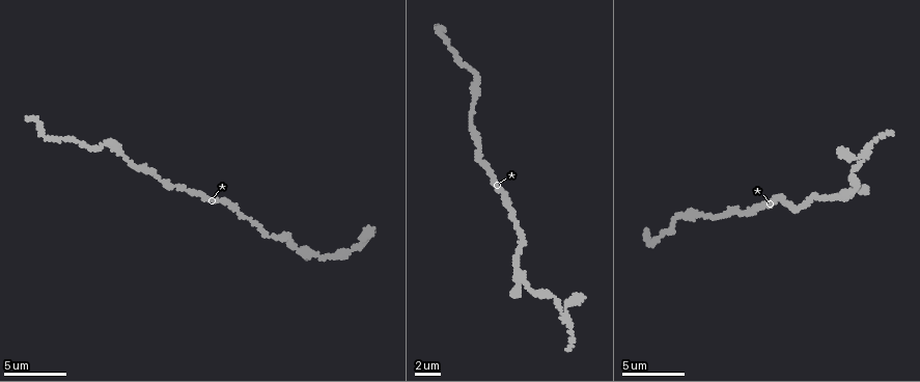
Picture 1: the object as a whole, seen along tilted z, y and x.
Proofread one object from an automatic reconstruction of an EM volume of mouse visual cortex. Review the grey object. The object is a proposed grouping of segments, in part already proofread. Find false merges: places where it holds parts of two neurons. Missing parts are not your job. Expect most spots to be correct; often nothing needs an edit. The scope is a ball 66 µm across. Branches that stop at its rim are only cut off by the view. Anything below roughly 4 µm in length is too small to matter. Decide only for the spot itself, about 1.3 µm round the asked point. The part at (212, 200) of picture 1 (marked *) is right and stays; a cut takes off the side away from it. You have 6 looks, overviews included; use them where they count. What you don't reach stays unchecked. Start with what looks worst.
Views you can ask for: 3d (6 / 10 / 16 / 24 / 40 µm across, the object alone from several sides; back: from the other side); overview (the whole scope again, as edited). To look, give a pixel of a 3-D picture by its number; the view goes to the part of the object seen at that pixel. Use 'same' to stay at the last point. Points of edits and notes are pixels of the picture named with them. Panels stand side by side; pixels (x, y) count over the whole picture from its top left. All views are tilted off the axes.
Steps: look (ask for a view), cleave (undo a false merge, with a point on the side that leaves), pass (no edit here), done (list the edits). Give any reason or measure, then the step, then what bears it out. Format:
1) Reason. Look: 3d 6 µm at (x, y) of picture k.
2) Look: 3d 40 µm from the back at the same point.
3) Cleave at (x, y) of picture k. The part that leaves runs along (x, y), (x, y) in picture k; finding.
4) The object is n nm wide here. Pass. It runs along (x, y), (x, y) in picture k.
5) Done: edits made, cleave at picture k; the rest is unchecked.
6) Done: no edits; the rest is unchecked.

Look: 3d 16 µm at (358, 248) of picture 1.

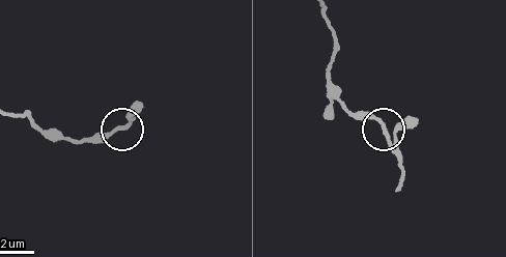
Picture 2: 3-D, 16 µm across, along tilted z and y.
3 arms meet here. Pass. All the same neuron.

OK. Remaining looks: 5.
Thick turns thin. Look: 3d 10 µm at (108, 142) of picture 1.

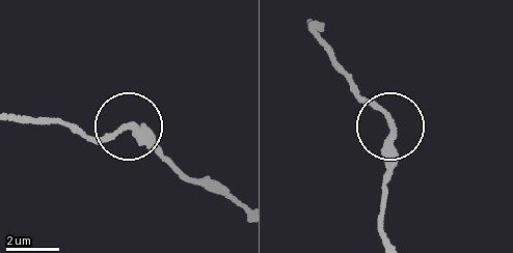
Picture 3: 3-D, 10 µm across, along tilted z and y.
Pass. It runs along (240, 201), (166, 163), (129, 128), (73, 133) in picture 3; all the same neuron.

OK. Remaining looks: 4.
A narrow waist. Look: 3d 16 µm at (512, 220) of picture 1.

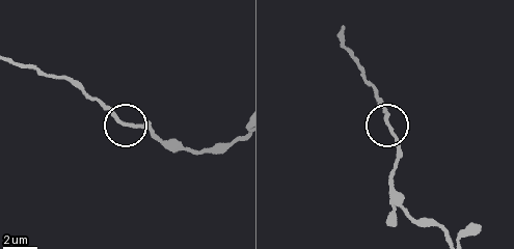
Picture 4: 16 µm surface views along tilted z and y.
Pass. It runs along (367, 80), (386, 117), (398, 167) in picture 4; continuous, no second neuron.

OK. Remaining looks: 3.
Done: no edits; the rest is unchecked.

